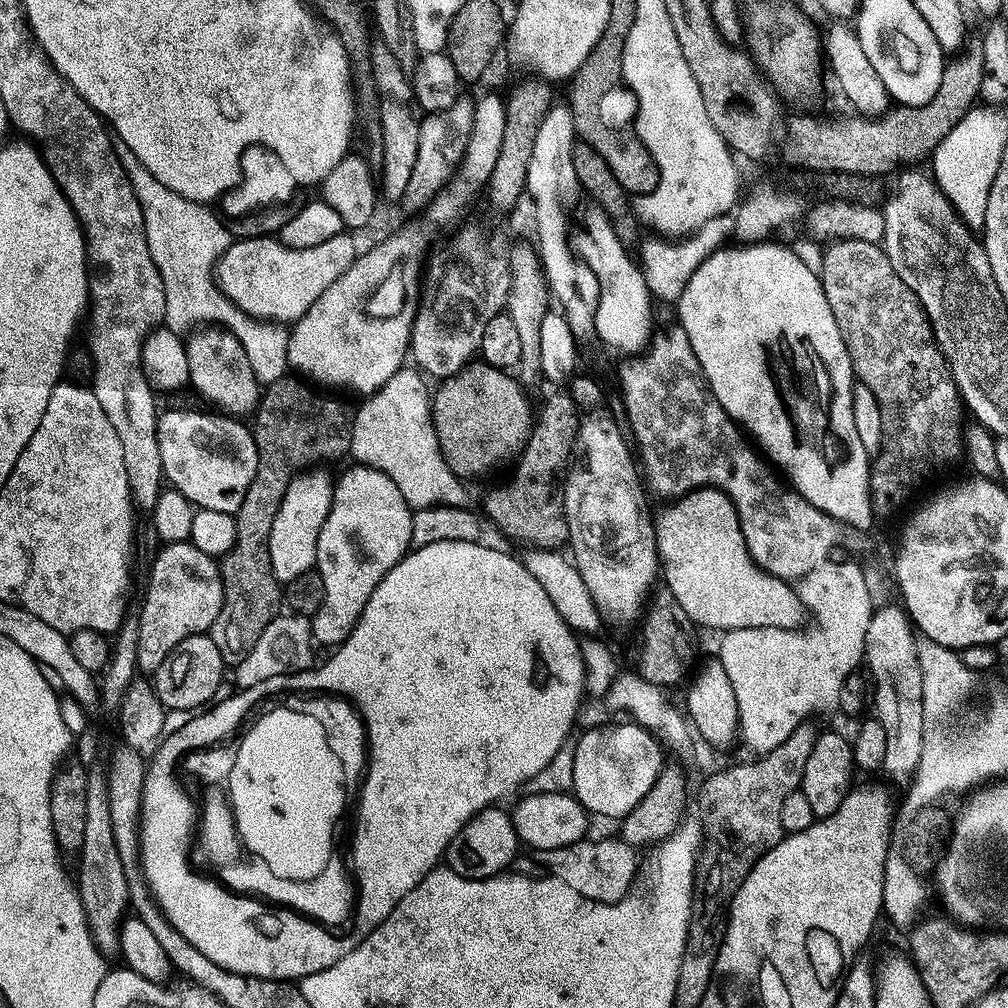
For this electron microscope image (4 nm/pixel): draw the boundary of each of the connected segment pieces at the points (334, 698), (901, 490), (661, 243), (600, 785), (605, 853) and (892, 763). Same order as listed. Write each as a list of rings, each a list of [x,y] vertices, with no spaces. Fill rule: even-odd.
[[[442,541],[421,548],[413,547],[408,555],[402,557],[388,571],[386,578],[382,578],[382,582],[378,582],[374,594],[370,594],[370,602],[366,602],[366,606],[358,618],[354,630],[333,652],[336,653],[325,664],[317,663],[307,671],[268,678],[264,682],[258,682],[257,685],[234,691],[233,696],[226,697],[224,701],[221,699],[219,702],[213,703],[207,710],[188,718],[193,718],[193,720],[186,721],[177,732],[170,733],[171,731],[169,731],[160,740],[159,747],[152,753],[146,764],[142,806],[140,807],[140,867],[144,873],[144,881],[148,883],[156,905],[164,911],[165,916],[174,926],[174,930],[178,930],[178,934],[182,934],[182,938],[186,938],[186,942],[190,942],[190,946],[202,950],[202,954],[206,954],[206,958],[210,958],[210,962],[218,962],[218,966],[222,966],[234,974],[253,976],[263,980],[298,982],[306,975],[318,974],[322,970],[334,966],[334,962],[338,962],[338,958],[346,958],[346,954],[350,954],[350,950],[354,950],[354,946],[361,944],[387,918],[390,910],[394,910],[394,906],[398,906],[398,902],[402,902],[402,898],[406,898],[406,894],[410,894],[410,890],[414,890],[414,886],[418,886],[418,882],[422,882],[422,878],[426,878],[426,874],[430,874],[432,869],[441,863],[442,857],[448,851],[448,843],[454,838],[454,834],[458,834],[458,830],[462,830],[462,826],[466,826],[466,822],[470,822],[470,818],[474,818],[474,814],[478,814],[483,808],[493,807],[507,792],[514,790],[516,792],[528,779],[534,778],[540,770],[546,769],[547,764],[555,758],[560,749],[569,743],[568,731],[571,730],[572,723],[576,720],[580,699],[585,699],[586,696],[584,663],[577,633],[568,627],[566,621],[558,614],[558,610],[554,610],[554,602],[550,602],[550,598],[546,598],[546,590],[542,590],[542,586],[538,586],[537,580],[530,575],[530,570],[526,570],[526,566],[517,557],[515,560],[508,552],[487,548],[484,542]],[[282,688],[312,688],[312,710],[314,712],[308,712],[308,714],[282,712],[280,710],[280,690]],[[234,776],[248,776],[248,785],[236,785],[236,782],[230,782],[230,778],[234,778]],[[222,782],[229,783],[220,790]],[[236,824],[238,827],[244,828],[244,852],[240,849],[240,836],[236,833]]]
[[[833,240],[825,248],[828,249],[820,260],[820,268],[818,264],[818,275],[826,294],[826,302],[830,302],[834,322],[838,322],[838,330],[844,336],[853,377],[861,385],[870,388],[881,410],[883,440],[870,464],[868,490],[873,509],[877,513],[888,512],[892,504],[902,503],[923,480],[930,479],[939,468],[961,459],[964,438],[960,424],[960,391],[956,388],[924,307],[918,302],[914,290],[910,290],[910,286],[898,278],[883,247],[857,240]]]
[[[718,215],[707,219],[695,232],[687,237],[681,237],[675,240],[651,237],[642,248],[641,256],[638,256],[641,270],[645,276],[645,282],[652,296],[657,300],[677,303],[682,291],[686,288],[693,274],[698,270],[698,266],[706,259],[723,247],[734,233],[733,215]]]
[[[627,723],[592,728],[582,733],[580,741],[574,744],[571,791],[589,813],[615,818],[627,816],[646,794],[650,794],[650,786],[654,786],[658,774],[666,767],[661,741],[641,724]]]
[[[585,838],[571,844],[562,846],[558,850],[546,850],[539,853],[541,869],[546,870],[547,875],[566,882],[566,886],[578,890],[582,898],[602,902],[603,904],[616,904],[633,891],[636,880],[636,856],[637,849],[631,848],[624,840],[592,840]]]
[[[885,603],[872,613],[870,626],[866,626],[863,663],[866,668],[868,664],[869,670],[872,671],[872,688],[876,691],[875,719],[879,720],[882,730],[886,730],[886,754],[882,765],[883,771],[888,771],[896,780],[904,780],[919,764],[922,764],[926,747],[926,725],[922,710],[922,690],[924,687],[922,686],[922,670],[918,666],[918,654],[916,653],[918,636],[914,631],[914,625],[908,619],[908,614],[903,607],[899,603],[892,603]]]

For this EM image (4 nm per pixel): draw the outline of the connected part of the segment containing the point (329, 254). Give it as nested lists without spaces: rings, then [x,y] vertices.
[[[341,234],[302,249],[290,249],[272,236],[237,239],[220,256],[214,269],[214,279],[228,301],[235,304],[243,315],[257,322],[279,322],[288,326],[302,319],[306,310],[310,310],[322,293],[356,261],[358,247],[348,236],[351,235]]]

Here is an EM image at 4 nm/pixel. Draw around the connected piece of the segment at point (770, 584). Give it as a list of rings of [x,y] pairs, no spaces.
[[[697,488],[687,495],[677,497],[671,501],[670,506],[666,507],[658,516],[655,517],[654,527],[656,529],[656,551],[657,559],[662,575],[663,583],[676,598],[676,602],[680,604],[680,608],[684,610],[690,622],[693,625],[698,625],[717,632],[732,631],[734,629],[799,629],[803,620],[806,620],[806,609],[804,604],[800,601],[800,596],[797,595],[793,585],[789,581],[773,576],[767,571],[758,567],[752,560],[752,555],[749,554],[748,547],[745,544],[745,538],[742,534],[741,524],[738,522],[737,512],[734,510],[733,503],[730,502],[724,492],[718,491],[716,488]]]

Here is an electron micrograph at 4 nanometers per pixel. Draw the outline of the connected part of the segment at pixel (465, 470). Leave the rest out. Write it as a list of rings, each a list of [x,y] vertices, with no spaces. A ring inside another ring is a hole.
[[[469,362],[460,372],[445,376],[431,393],[432,425],[446,466],[455,476],[488,476],[503,464],[511,465],[528,444],[534,423],[534,404],[528,401],[524,388],[512,377],[511,371],[495,368],[485,362]]]

